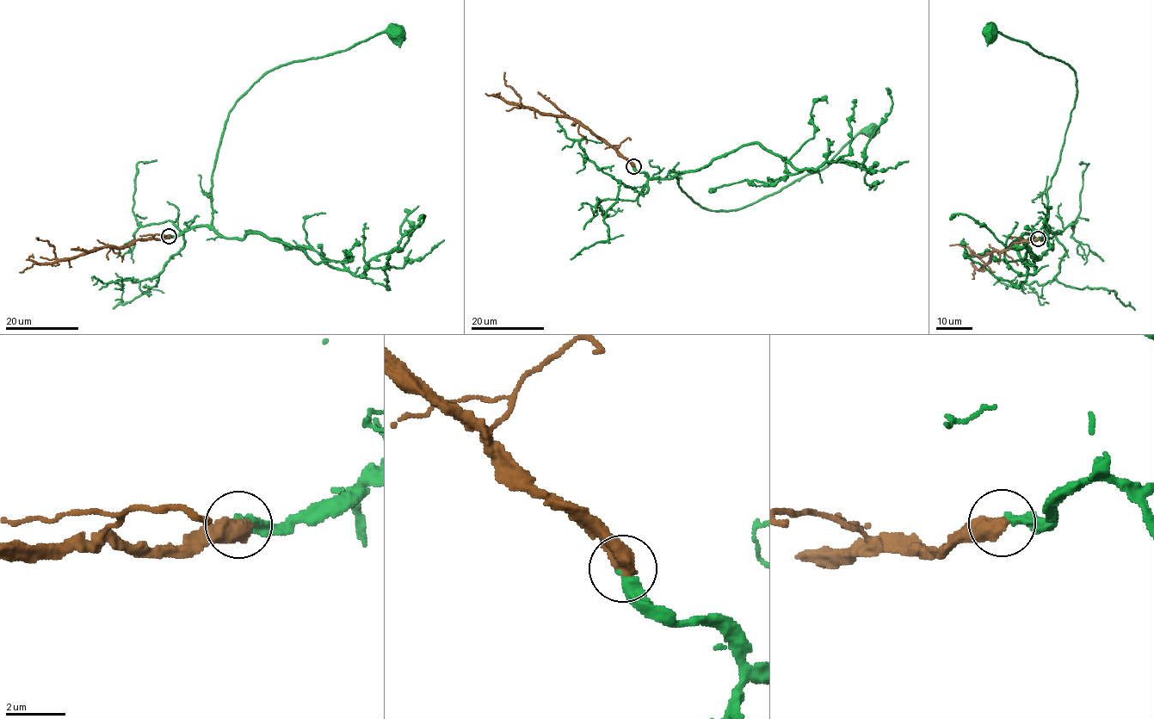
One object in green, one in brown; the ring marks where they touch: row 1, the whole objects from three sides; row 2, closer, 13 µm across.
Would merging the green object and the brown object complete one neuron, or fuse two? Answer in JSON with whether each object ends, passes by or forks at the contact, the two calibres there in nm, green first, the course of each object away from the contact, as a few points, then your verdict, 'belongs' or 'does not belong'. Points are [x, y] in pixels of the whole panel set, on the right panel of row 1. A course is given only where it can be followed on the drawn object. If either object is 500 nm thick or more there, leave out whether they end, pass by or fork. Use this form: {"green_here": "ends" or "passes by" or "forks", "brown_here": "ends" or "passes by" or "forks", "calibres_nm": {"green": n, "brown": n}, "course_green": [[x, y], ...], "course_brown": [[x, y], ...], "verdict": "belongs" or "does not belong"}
{"calibres_nm": {"green": 360, "brown": 600}, "course_green": [[1038, 238], [1049, 232], [1047, 189], [1076, 96], [1076, 76], [1062, 60], [994, 30], [989, 36], [990, 32]], "course_brown": [[1038, 238], [1017, 242], [1002, 251], [992, 252], [990, 259], [984, 264], [967, 246], [950, 245]], "verdict": "belongs"}

